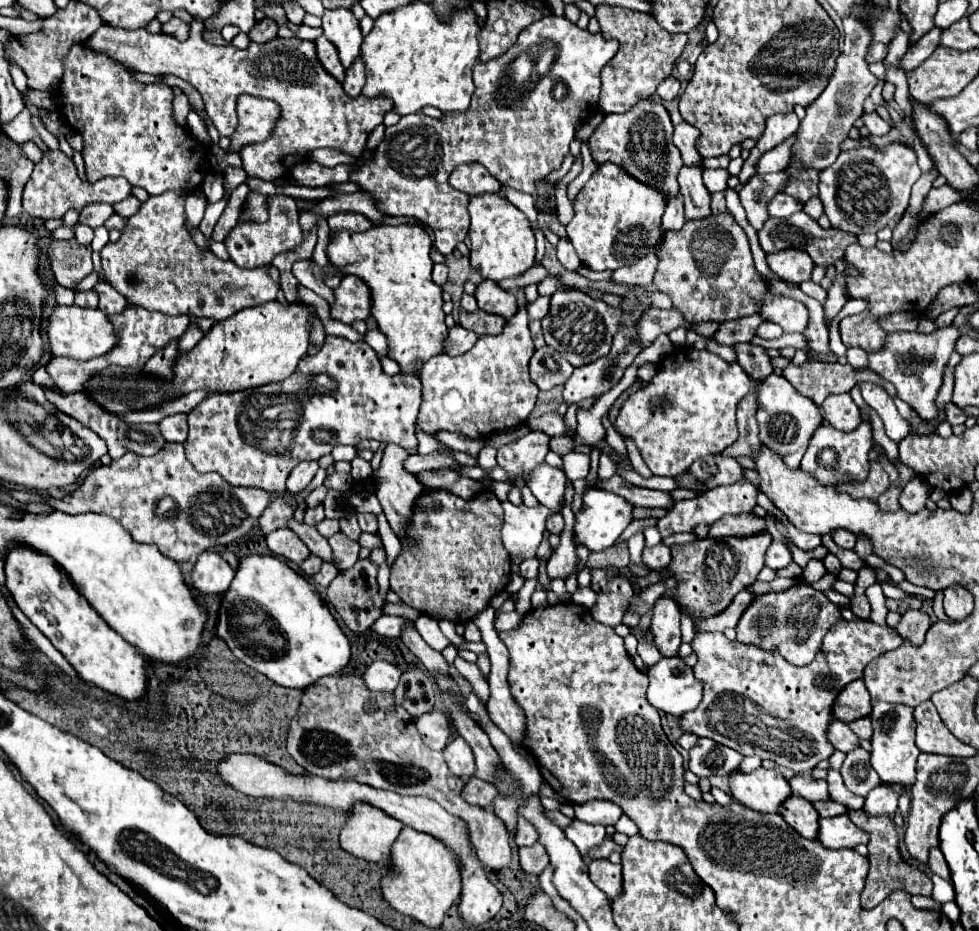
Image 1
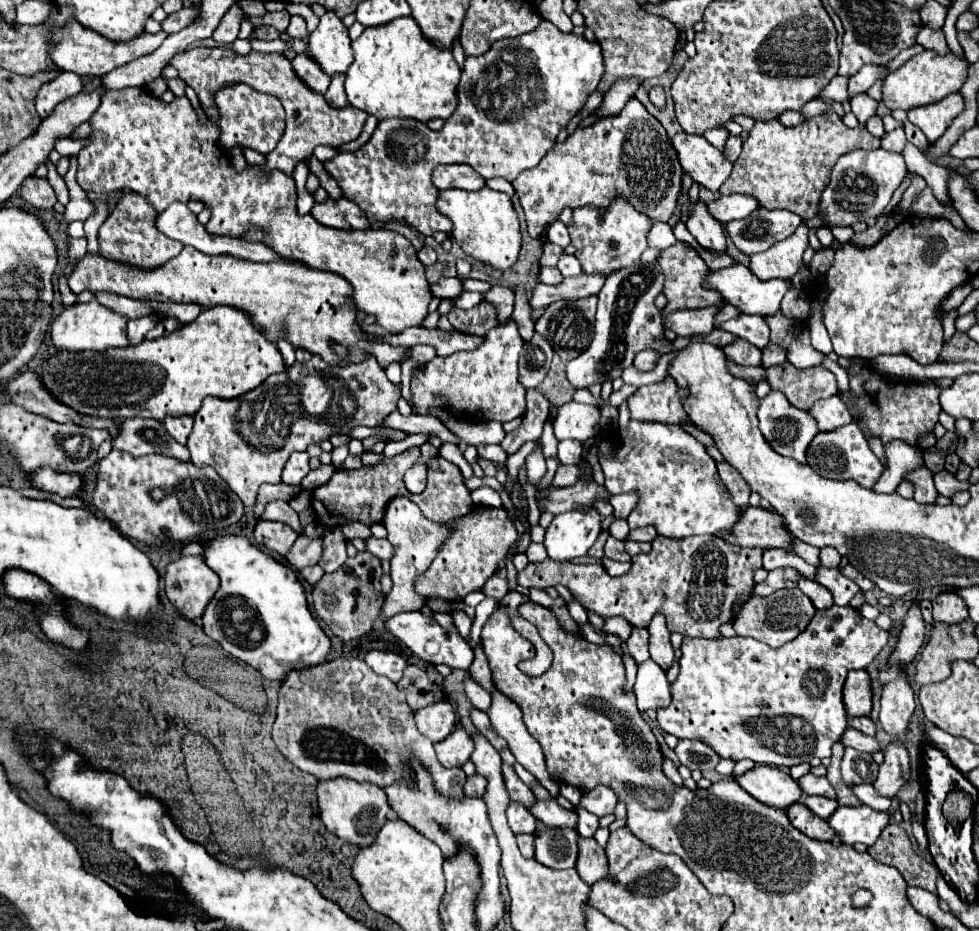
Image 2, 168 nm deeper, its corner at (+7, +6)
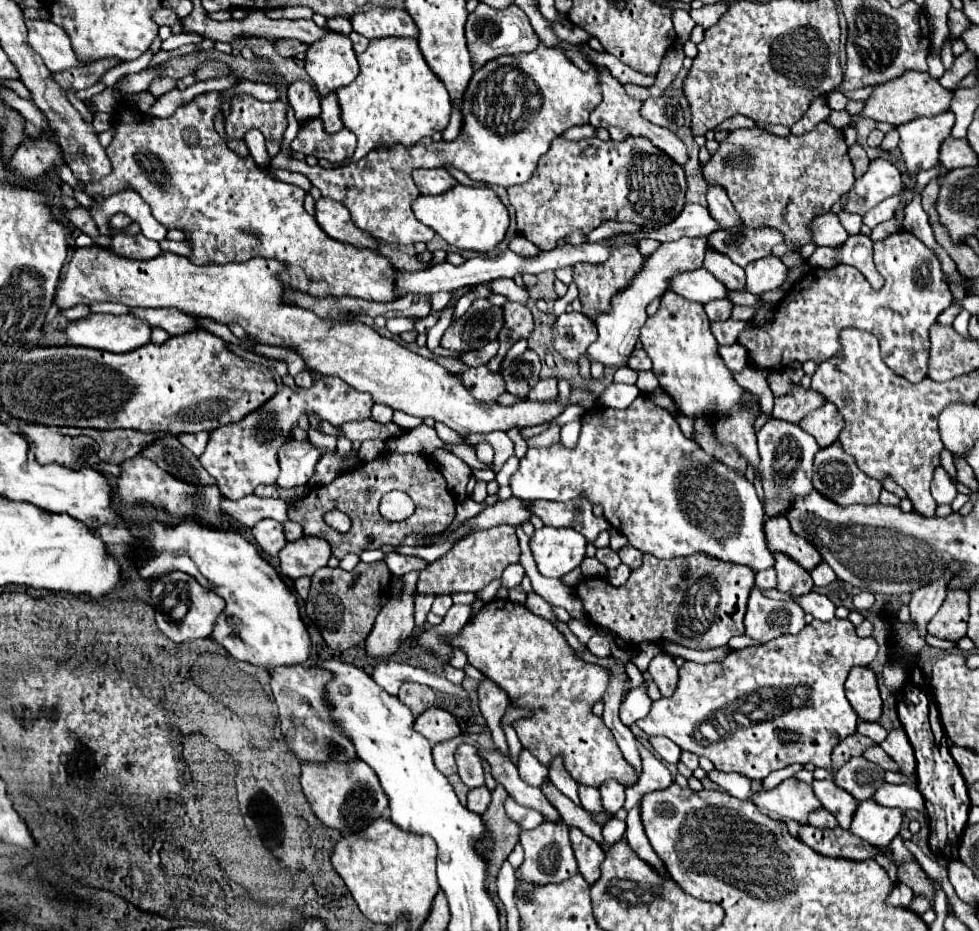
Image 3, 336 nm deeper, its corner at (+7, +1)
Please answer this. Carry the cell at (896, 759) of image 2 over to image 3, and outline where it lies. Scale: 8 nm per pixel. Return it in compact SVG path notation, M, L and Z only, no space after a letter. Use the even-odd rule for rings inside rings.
M893 729L887 739L881 743L881 749L895 759L895 763L899 765L903 775L909 775L915 771L915 755L913 755L913 747L907 739L907 733L903 729Z

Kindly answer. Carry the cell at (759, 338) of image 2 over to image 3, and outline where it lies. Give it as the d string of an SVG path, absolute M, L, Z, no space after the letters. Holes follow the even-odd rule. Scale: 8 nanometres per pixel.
M735 319L711 323L711 331L713 331L719 345L737 343L737 335L739 335L739 331L743 331L743 327L747 327L747 323L745 321L735 321Z

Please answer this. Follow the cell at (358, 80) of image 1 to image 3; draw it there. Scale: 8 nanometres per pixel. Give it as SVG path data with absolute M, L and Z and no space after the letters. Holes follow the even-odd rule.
M335 93L323 97L323 101L321 101L321 117L319 119L323 121L323 129L327 133L337 133L337 131L343 129L343 123L339 119L339 103L335 99Z

